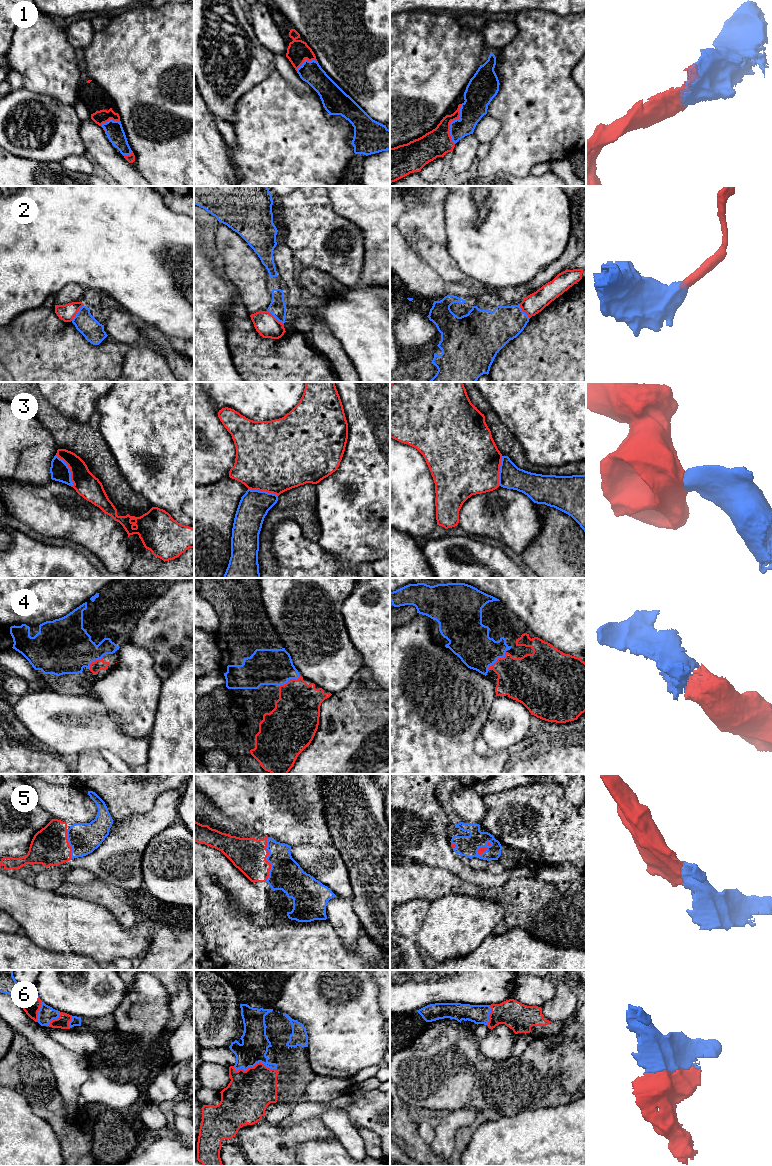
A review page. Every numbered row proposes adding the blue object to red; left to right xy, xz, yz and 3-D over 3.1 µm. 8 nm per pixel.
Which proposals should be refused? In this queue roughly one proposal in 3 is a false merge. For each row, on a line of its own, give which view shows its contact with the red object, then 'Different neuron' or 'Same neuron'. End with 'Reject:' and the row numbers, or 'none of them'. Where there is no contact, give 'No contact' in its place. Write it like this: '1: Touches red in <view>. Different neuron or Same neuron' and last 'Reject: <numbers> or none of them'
1: Touches red in yz. Same neuron
2: Touches red in xz. Different neuron
3: Touches red in xy. Different neuron
4: Touches red in yz. Same neuron
5: Touches red in xz. Same neuron
6: Touches red in xz. Same neuron
Reject: 2, 3

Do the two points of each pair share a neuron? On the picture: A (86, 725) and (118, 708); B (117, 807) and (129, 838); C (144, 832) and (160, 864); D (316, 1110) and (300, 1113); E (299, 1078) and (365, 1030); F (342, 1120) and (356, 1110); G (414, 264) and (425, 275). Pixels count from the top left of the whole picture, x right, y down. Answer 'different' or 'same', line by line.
A: different
B: different
C: different
D: same
E: different
F: different
G: same

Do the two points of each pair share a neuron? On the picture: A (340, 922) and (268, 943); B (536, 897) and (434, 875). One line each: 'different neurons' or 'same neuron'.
A: different neurons
B: same neuron

